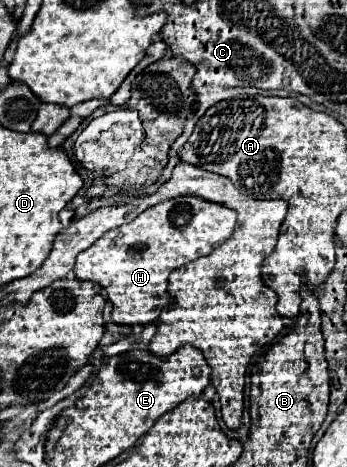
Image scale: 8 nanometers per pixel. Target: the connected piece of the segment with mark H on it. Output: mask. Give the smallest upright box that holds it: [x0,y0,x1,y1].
[73,197,237,325]

